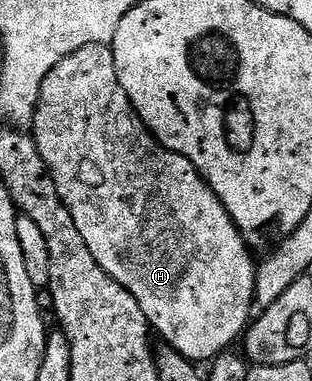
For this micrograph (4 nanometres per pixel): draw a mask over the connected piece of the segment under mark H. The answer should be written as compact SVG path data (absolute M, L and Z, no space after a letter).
M95 43L83 47L70 53L70 57L58 61L54 69L50 69L50 73L42 81L38 109L30 131L42 153L42 161L46 161L48 172L52 174L52 180L66 209L70 209L70 217L74 217L74 225L78 225L78 233L82 233L82 241L86 241L86 249L94 253L94 261L102 265L104 272L114 281L118 281L118 285L126 288L134 297L134 301L138 301L142 313L148 319L149 328L157 336L160 334L164 338L161 340L167 346L178 349L182 357L193 361L201 361L200 359L212 361L222 352L229 350L234 344L232 342L236 338L237 342L245 334L254 315L257 260L252 260L254 255L244 239L244 234L236 228L230 213L226 213L222 201L218 201L218 197L208 188L206 181L194 169L194 165L186 161L186 157L168 151L162 144L157 143L144 122L140 120L138 113L132 107L130 97L126 97L126 89L122 89L122 81L118 81L118 69L114 65L111 46Z

